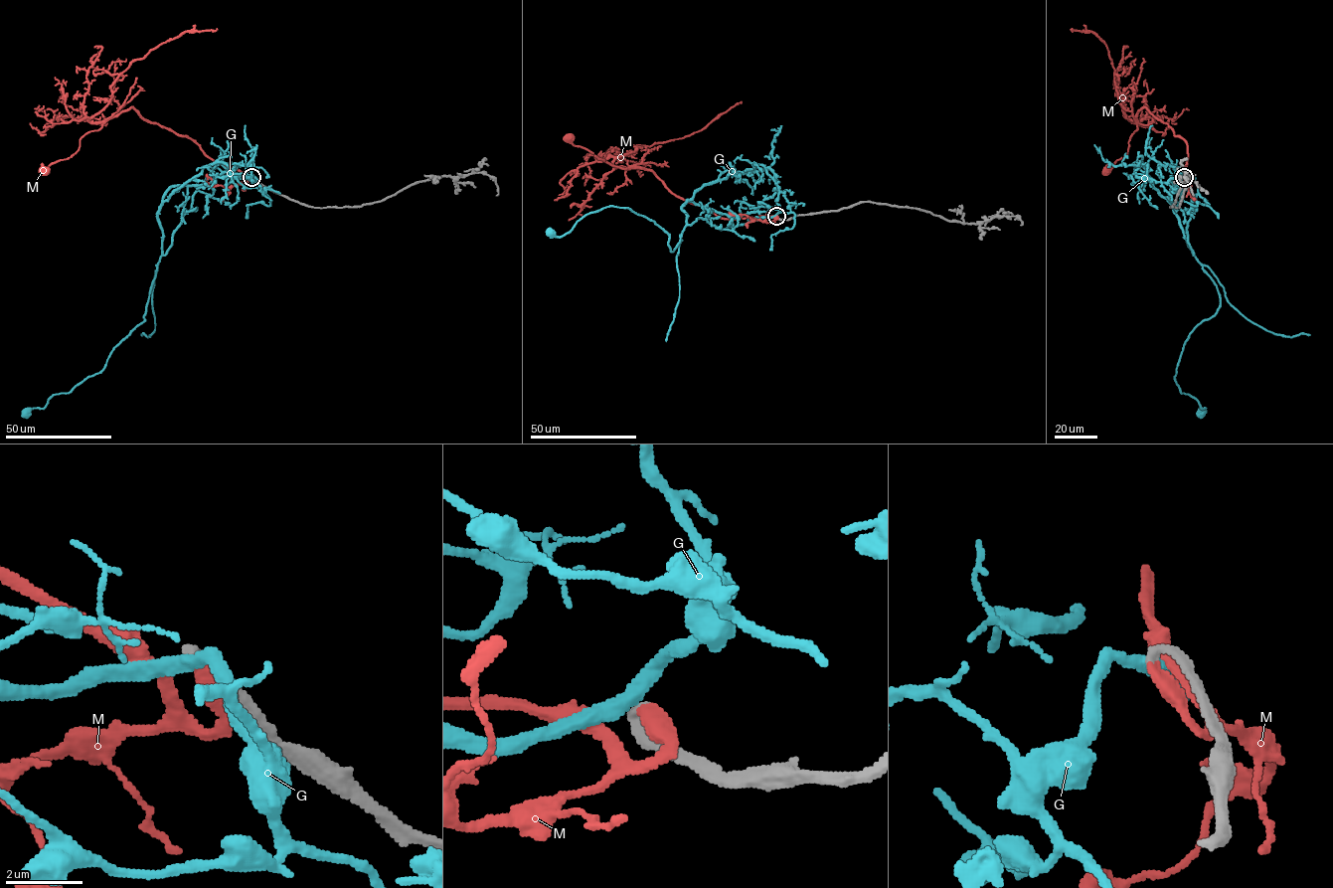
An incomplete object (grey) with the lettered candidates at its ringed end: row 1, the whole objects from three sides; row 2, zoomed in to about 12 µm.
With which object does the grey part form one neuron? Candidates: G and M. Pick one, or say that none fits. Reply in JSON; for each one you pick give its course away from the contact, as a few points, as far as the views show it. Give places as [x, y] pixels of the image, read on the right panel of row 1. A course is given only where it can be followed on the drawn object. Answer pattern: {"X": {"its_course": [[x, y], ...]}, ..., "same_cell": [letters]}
{"M": {"its_course": [[1184, 176], [1187, 180], [1186, 142], [1145, 107], [1136, 113], [1137, 129], [1129, 139], [1127, 152], [1108, 171]]}, "same_cell": ["M"]}

